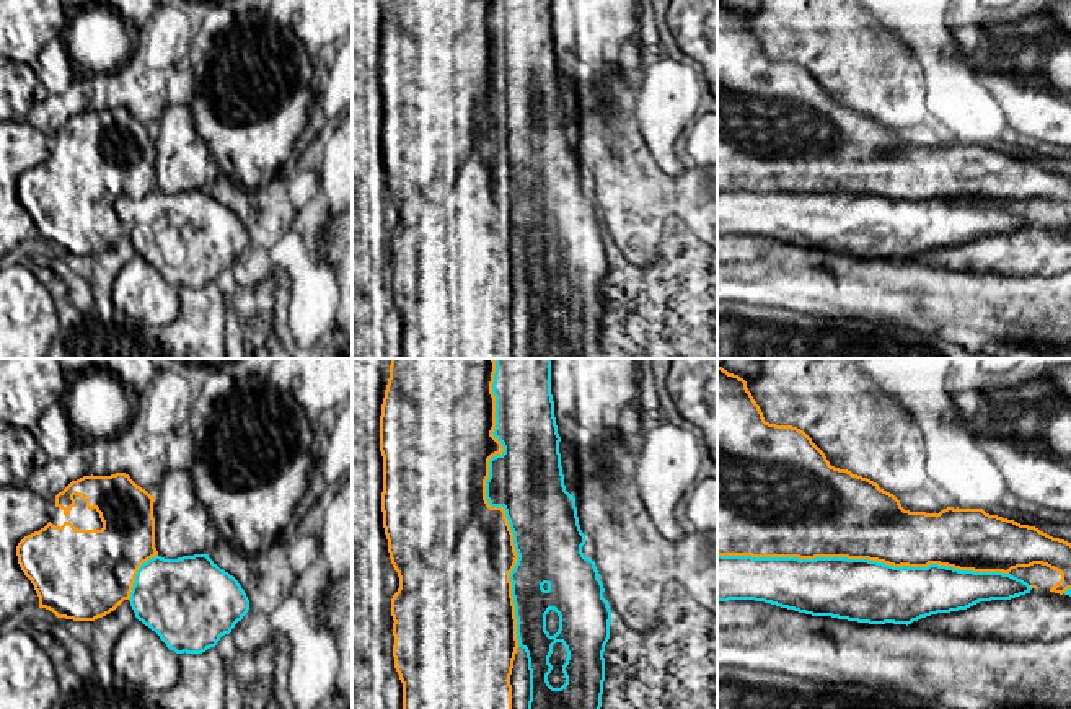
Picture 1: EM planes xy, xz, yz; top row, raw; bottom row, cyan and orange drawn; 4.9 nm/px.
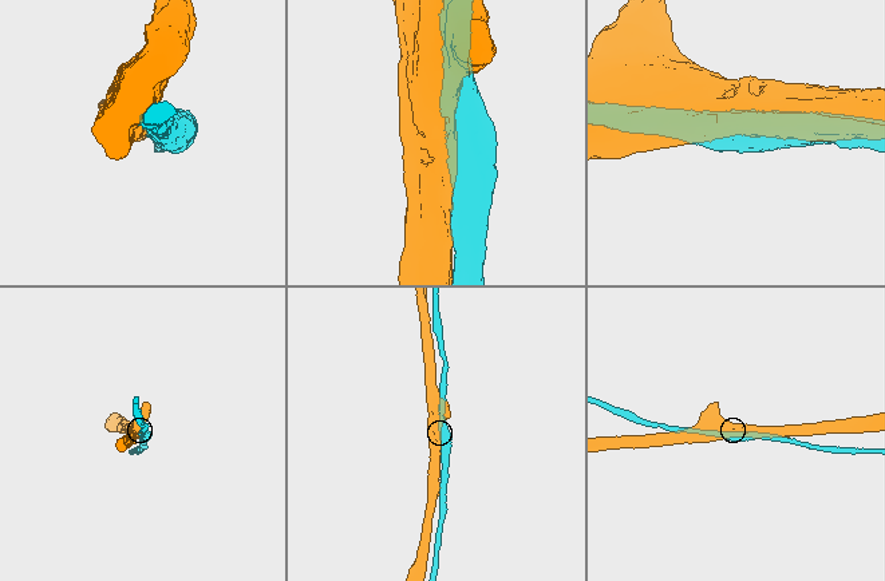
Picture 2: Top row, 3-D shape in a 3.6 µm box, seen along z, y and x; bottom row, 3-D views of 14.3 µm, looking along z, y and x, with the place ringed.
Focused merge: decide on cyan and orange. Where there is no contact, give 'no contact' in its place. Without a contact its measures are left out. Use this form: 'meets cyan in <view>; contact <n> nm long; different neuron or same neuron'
meets cyan in xz; contact 1400 nm long; different neuron

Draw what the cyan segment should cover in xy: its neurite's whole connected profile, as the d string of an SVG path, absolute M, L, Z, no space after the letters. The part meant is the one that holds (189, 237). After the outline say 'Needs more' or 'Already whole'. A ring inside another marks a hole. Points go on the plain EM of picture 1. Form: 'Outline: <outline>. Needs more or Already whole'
Outline: M209 189L143 197L130 227L135 253L176 288L202 288L230 269L249 244L238 215Z. Already whole

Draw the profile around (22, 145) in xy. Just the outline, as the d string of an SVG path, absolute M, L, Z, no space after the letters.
M28 121L0 122L0 258L31 241L34 220L18 199L18 178L51 156L49 134Z

